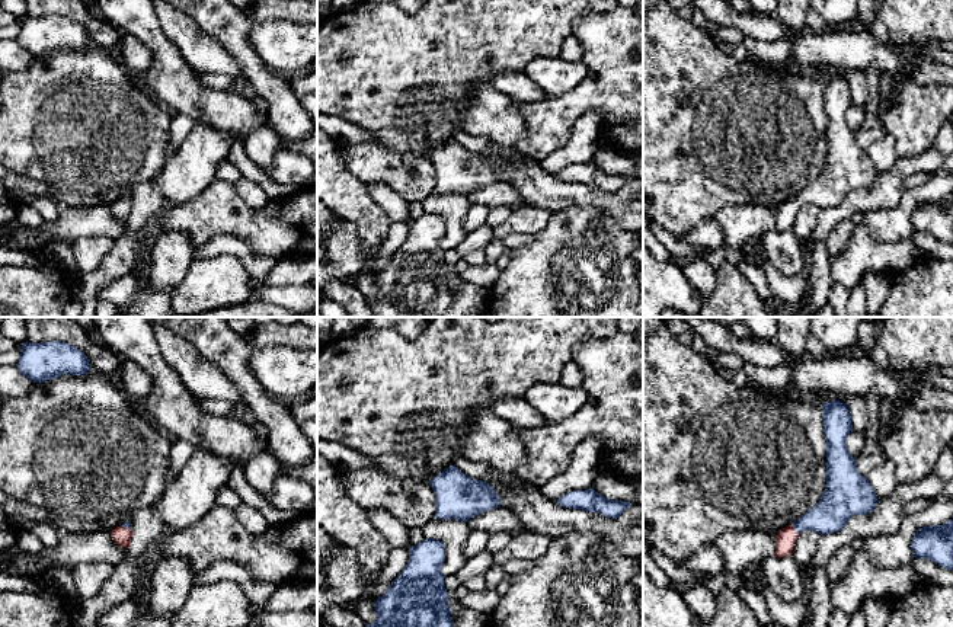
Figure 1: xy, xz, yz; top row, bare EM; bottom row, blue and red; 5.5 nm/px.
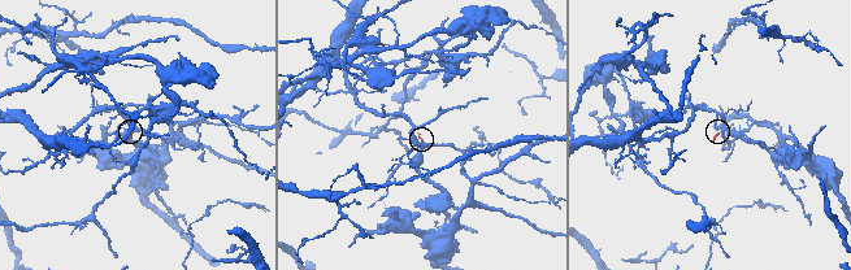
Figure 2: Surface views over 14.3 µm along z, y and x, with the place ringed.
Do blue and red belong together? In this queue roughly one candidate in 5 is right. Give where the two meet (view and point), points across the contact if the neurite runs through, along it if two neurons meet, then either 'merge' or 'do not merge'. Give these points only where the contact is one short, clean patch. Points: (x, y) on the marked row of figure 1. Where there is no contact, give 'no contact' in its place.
yz (795, 528) | across yz (834, 509), (824, 518), (795, 528), (784, 540) | merge

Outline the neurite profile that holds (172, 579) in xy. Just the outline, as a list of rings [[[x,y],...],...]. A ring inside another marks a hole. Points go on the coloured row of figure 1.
[[[176,557],[160,559],[150,583],[148,610],[153,617],[180,611],[192,589],[195,572],[188,560]]]

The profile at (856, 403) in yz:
[[[821,391],[812,399],[822,404],[831,400],[840,400],[845,403],[850,409],[853,431],[863,435],[866,434],[869,426],[869,413],[867,413],[866,400],[863,396]]]

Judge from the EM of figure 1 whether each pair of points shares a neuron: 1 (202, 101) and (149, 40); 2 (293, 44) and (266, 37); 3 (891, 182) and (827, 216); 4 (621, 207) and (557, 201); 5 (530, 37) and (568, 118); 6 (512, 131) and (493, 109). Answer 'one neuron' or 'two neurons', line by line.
1: one neuron
2: one neuron
3: one neuron
4: one neuron
5: two neurons
6: one neuron

